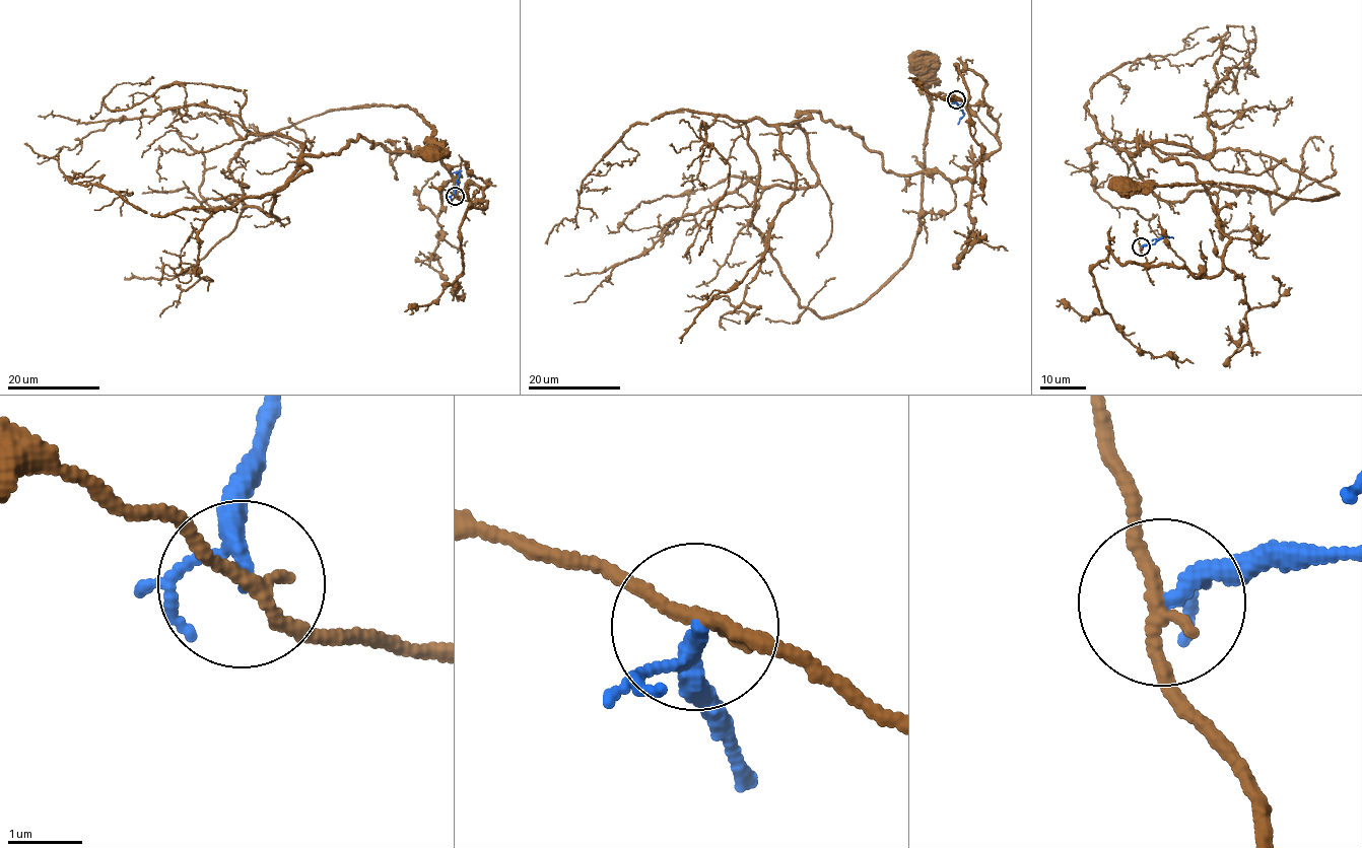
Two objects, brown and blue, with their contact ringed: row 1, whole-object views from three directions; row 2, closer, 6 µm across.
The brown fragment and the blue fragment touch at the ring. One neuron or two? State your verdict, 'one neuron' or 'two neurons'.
two neurons

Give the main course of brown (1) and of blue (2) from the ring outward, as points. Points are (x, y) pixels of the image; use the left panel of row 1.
1: (455, 197), (489, 181), (457, 196), (437, 157), (358, 135), (259, 197), (228, 165), (383, 104), (432, 152)
2: (455, 197), (460, 172), (453, 172)

